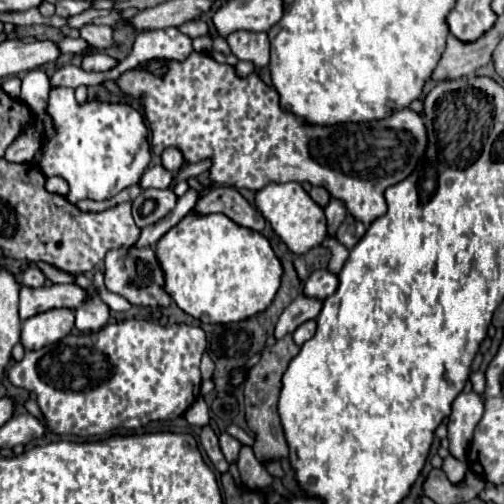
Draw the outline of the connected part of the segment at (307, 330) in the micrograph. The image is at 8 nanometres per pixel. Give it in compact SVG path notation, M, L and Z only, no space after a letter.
M307 320L307 322L303 322L303 324L293 332L293 340L295 340L297 346L301 346L301 344L307 342L313 334L315 334L315 320Z

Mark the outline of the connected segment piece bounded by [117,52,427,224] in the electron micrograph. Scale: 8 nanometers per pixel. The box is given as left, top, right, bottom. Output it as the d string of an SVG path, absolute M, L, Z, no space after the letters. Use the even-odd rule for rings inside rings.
M191 52L191 56L183 62L165 60L165 64L167 72L163 76L147 70L145 64L143 68L133 68L131 72L127 70L117 78L117 86L123 94L143 104L145 118L149 120L151 128L151 152L159 156L167 146L175 146L189 164L211 160L209 180L215 184L259 190L269 182L309 182L311 186L323 186L331 198L341 200L351 216L363 224L371 224L375 218L385 214L385 188L405 180L421 160L427 146L421 114L407 108L385 120L337 124L325 128L311 126L301 118L283 112L275 88L267 86L255 72L247 78L241 78L233 66L215 62L215 58L207 52Z

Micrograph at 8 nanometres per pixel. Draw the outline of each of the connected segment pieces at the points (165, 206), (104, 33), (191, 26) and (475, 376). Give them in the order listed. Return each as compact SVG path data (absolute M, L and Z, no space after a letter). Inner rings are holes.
M149 188L133 200L133 220L139 228L155 224L175 208L175 202L177 196L173 194L171 188L165 190Z
M85 24L79 28L81 38L85 38L93 48L107 48L113 44L113 28L111 26L95 26Z
M201 18L183 24L179 30L181 30L183 34L187 34L189 38L197 38L197 36L207 36L207 34L209 34L209 26L207 26L207 22L203 22Z
M478 370L470 374L469 380L472 383L473 391L479 395L483 394L486 386L486 379L484 372Z

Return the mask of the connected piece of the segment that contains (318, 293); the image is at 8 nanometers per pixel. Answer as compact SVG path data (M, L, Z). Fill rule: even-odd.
M317 270L305 282L303 294L309 298L325 300L327 296L331 296L335 292L335 288L337 288L337 276L331 274L329 270Z

